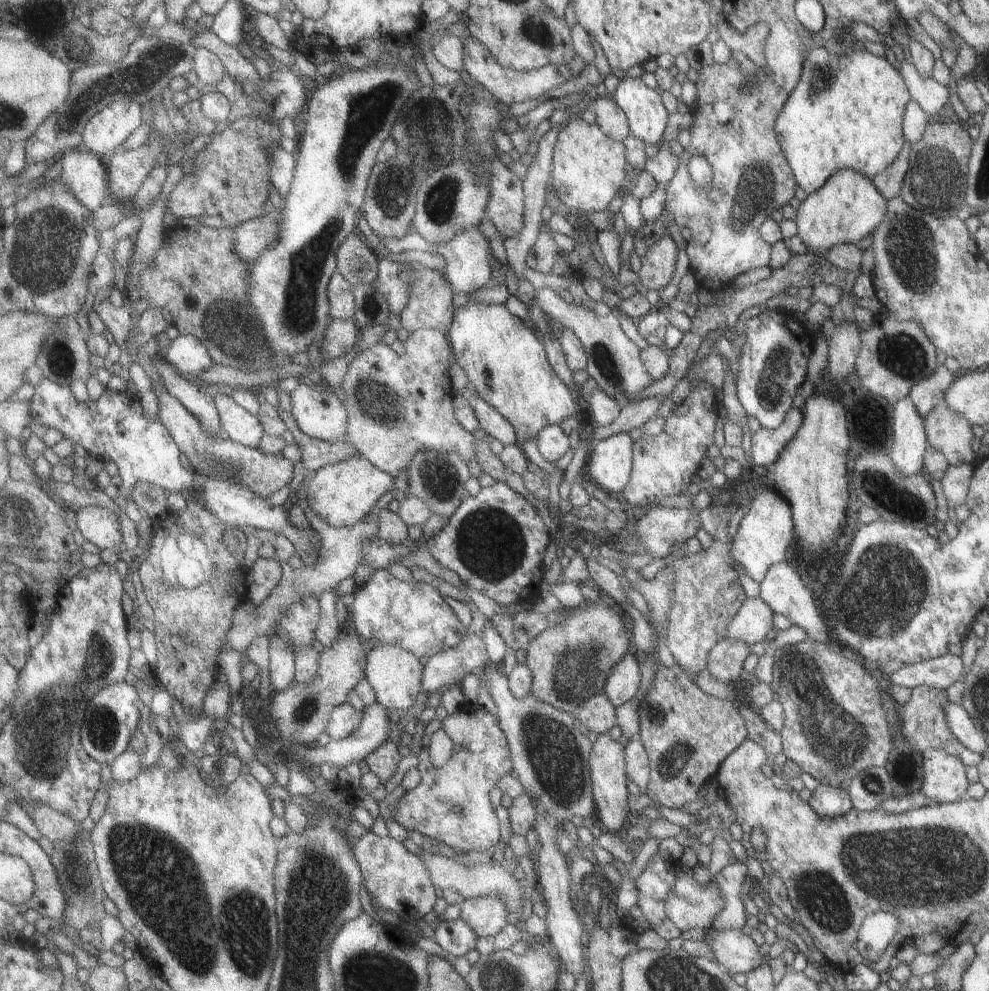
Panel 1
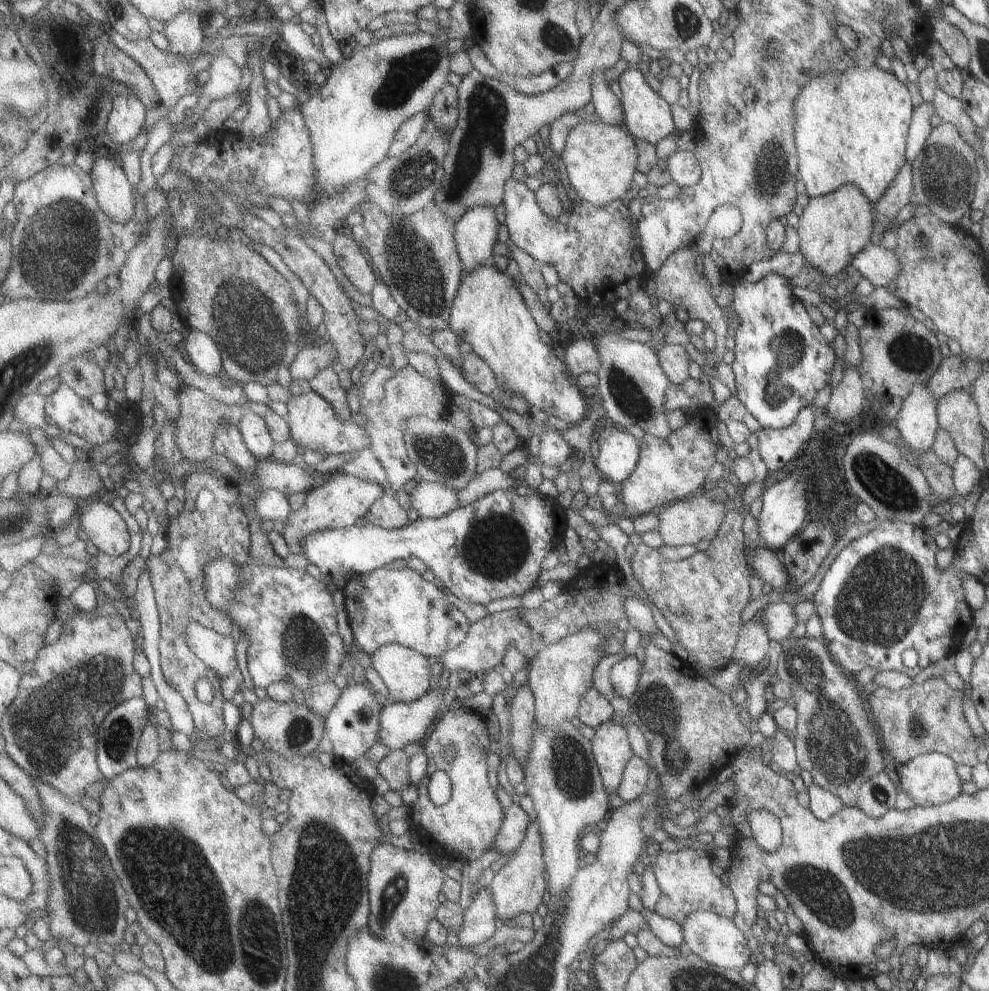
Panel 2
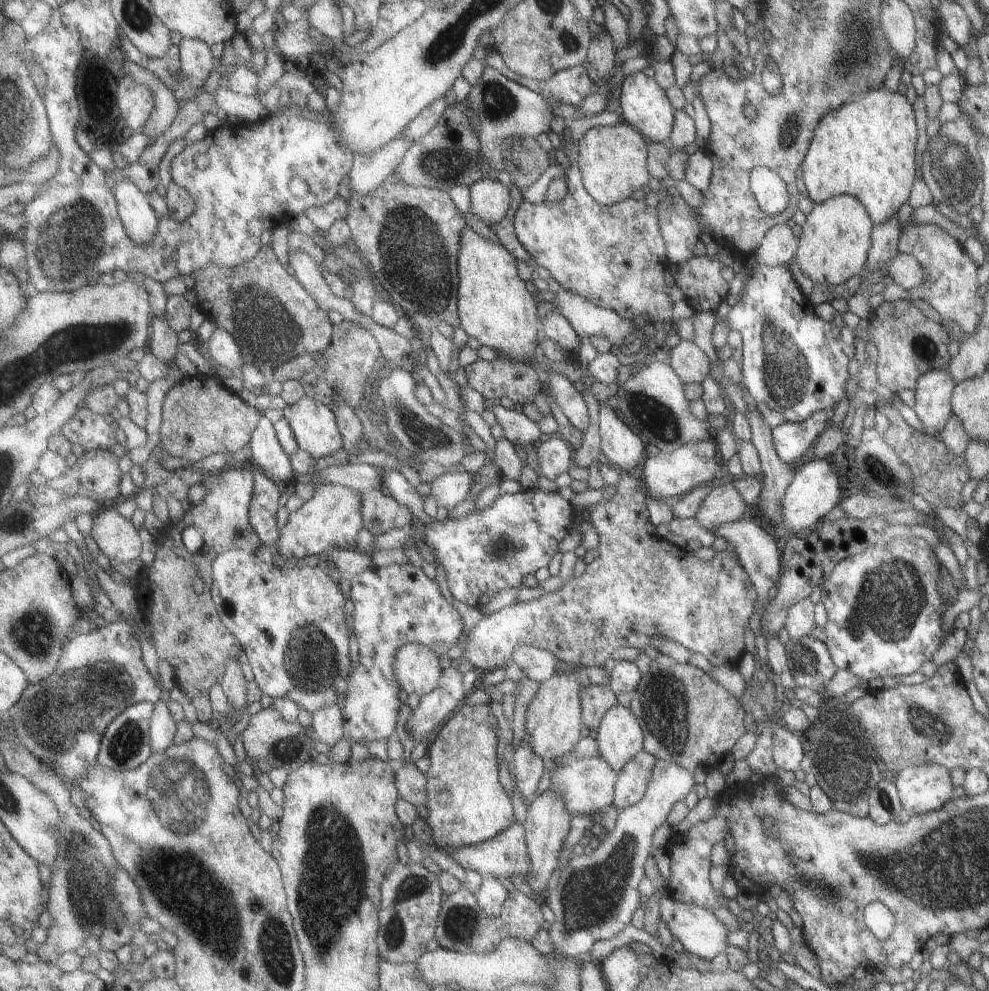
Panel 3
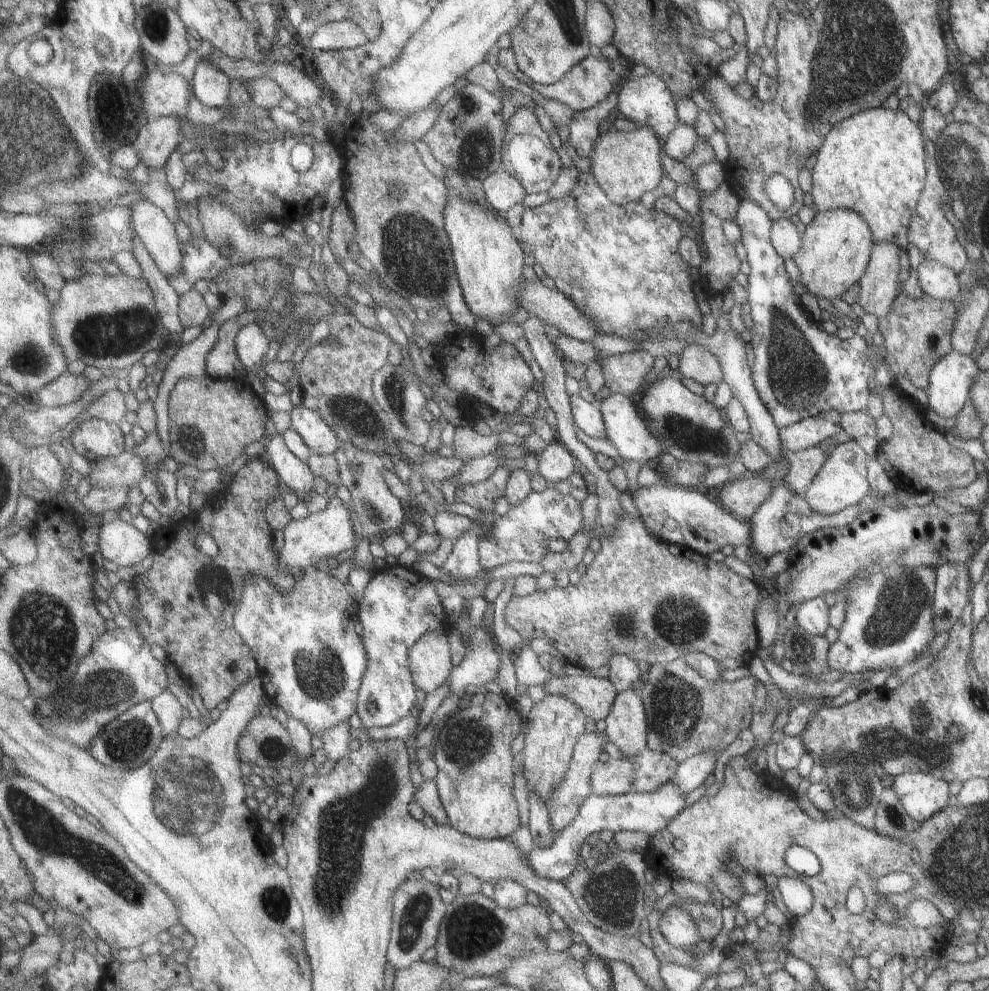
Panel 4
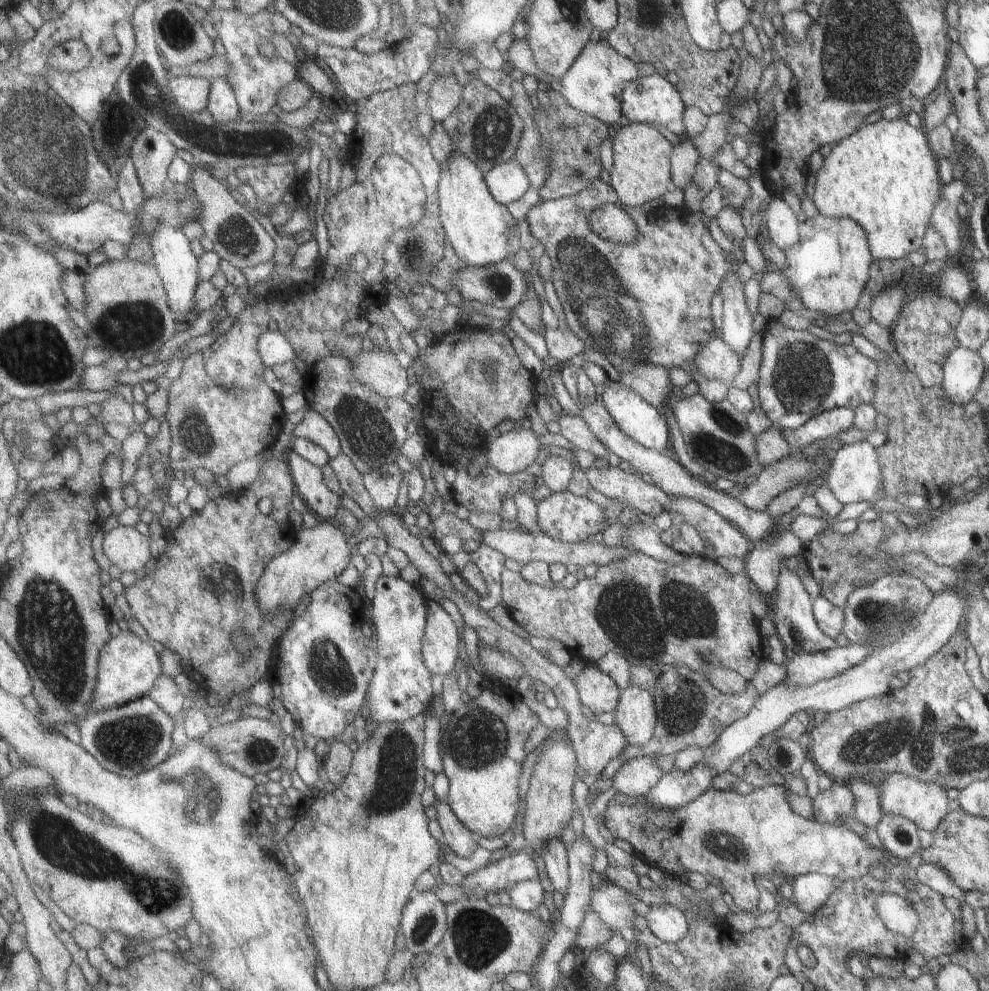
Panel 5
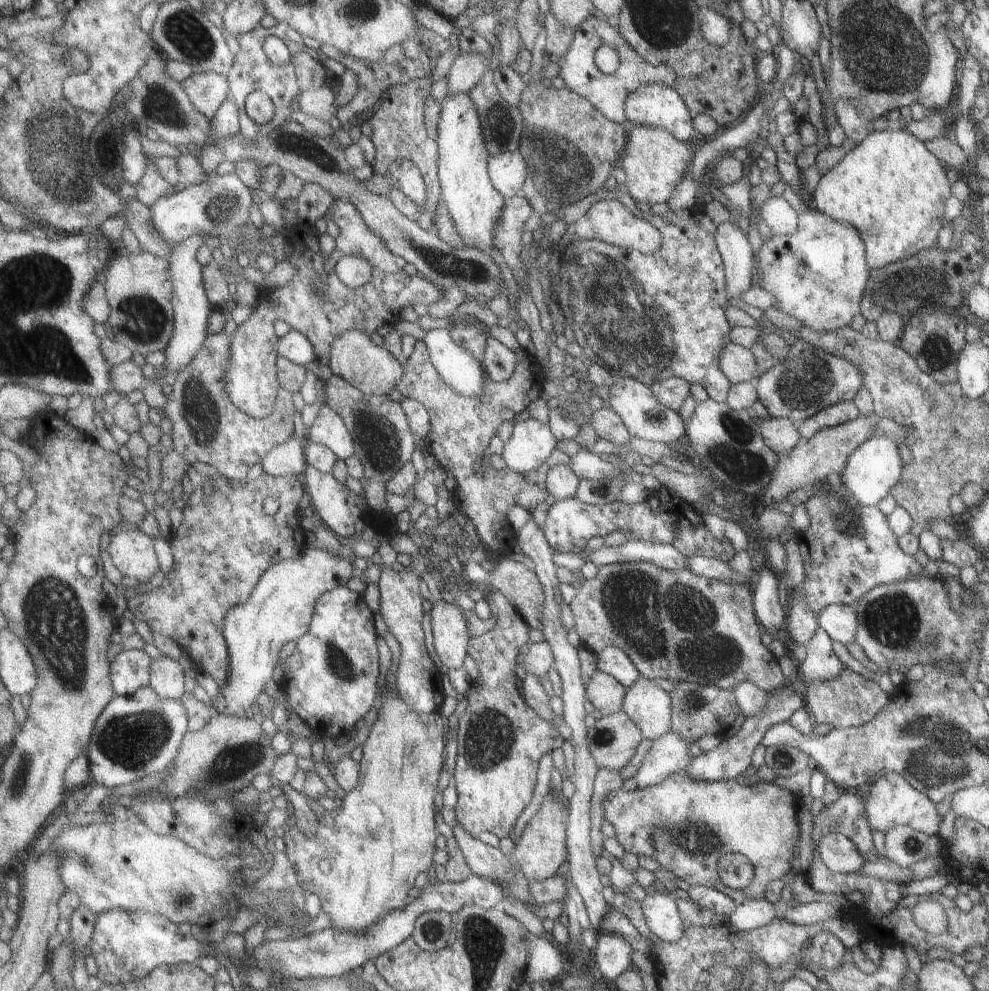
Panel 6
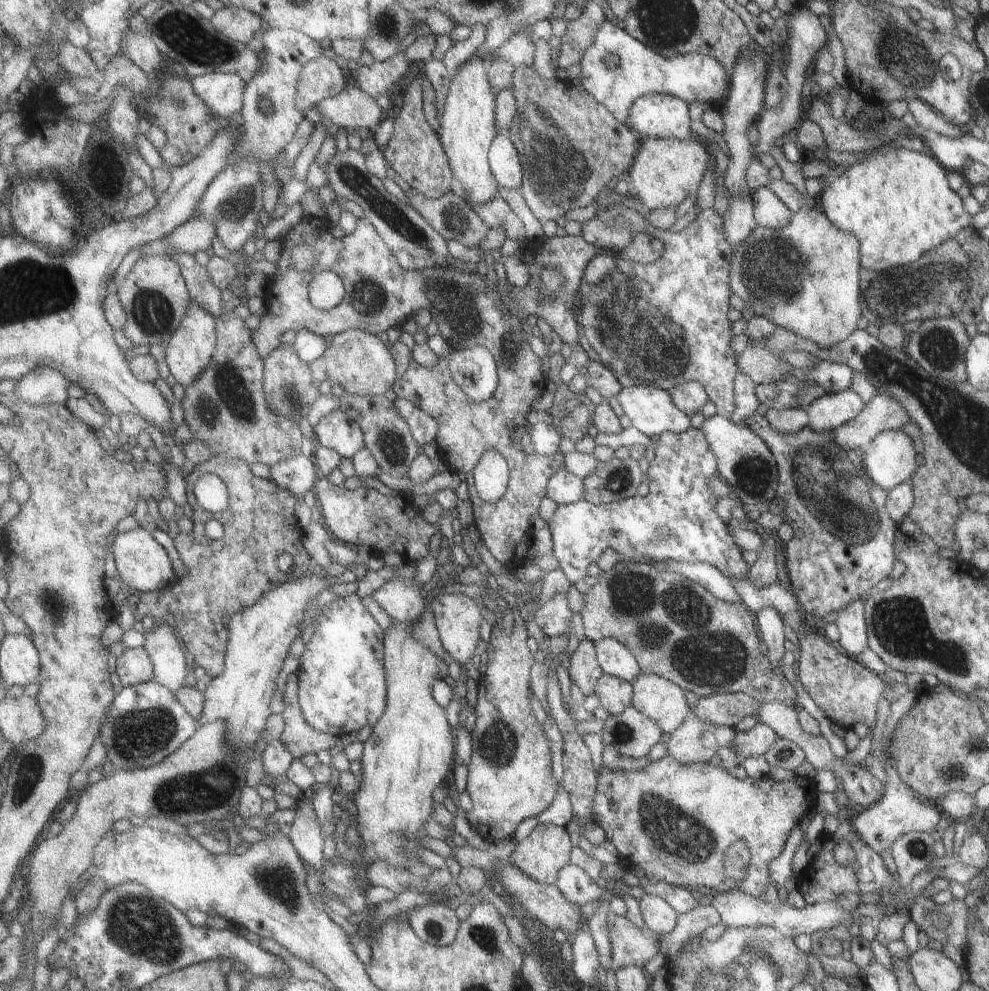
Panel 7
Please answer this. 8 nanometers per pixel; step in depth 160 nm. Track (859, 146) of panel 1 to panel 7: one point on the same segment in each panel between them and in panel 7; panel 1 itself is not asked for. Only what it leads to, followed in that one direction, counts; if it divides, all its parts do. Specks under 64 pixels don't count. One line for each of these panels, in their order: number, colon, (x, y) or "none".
2: (851, 126)
3: (865, 149)
4: (872, 163)
5: (883, 176)
6: (889, 187)
7: (897, 203)

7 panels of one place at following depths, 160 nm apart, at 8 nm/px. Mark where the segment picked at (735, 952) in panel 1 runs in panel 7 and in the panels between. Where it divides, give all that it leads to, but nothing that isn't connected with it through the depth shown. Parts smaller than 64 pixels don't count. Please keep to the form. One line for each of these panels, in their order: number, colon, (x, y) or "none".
2: (717, 939)
3: (702, 935)
4: (677, 925)
5: (669, 923)
6: (664, 919)
7: (659, 915)

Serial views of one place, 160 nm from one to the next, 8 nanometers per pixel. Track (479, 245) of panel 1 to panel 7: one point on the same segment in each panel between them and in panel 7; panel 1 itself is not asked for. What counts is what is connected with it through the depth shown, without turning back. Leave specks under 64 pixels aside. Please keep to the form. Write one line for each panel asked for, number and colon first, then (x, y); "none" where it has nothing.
2: (475, 235)
3: (490, 200)
4: (503, 191)
5: (509, 181)
6: (508, 170)
7: (504, 158)

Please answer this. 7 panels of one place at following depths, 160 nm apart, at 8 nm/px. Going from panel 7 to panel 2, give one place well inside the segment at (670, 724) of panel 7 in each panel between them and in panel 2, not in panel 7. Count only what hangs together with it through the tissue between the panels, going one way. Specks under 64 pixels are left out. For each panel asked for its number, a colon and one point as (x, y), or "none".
2: (611, 748)
3: (620, 738)
4: (627, 724)
5: (636, 714)
6: (650, 707)

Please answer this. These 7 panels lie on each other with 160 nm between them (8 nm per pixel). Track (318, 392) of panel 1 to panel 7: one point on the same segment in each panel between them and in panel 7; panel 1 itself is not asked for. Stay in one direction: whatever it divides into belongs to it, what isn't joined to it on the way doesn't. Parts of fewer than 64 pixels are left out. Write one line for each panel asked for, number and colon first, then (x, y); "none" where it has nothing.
2: (315, 425)
3: (314, 423)
4: (312, 427)
5: (314, 426)
6: (328, 429)
7: (336, 430)

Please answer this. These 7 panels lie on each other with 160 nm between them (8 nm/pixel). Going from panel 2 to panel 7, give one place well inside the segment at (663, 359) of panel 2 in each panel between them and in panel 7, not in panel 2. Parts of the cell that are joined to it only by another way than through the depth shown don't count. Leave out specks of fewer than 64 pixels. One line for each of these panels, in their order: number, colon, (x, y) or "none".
3: (691, 364)
4: (697, 362)
5: (717, 360)
6: (738, 363)
7: (760, 365)

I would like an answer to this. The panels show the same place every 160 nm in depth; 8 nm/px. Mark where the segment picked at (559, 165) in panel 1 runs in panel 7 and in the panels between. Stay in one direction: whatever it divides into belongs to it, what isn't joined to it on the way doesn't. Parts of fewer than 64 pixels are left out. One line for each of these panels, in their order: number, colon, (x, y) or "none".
2: (601, 160)
3: (613, 160)
4: (626, 163)
5: (642, 157)
6: (654, 162)
7: (665, 171)

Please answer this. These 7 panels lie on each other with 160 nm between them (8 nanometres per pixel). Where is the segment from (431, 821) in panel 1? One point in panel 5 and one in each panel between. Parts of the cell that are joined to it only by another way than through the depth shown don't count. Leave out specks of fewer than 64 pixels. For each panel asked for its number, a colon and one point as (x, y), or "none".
2: (468, 824)
3: (463, 753)
4: (472, 748)
5: (484, 741)

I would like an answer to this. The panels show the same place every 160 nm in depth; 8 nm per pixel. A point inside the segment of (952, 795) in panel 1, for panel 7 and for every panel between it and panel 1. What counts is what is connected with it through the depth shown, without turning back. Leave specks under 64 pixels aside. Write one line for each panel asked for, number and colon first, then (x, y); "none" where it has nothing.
2: (928, 779)
3: (924, 787)
4: (921, 794)
5: (925, 804)
6: (890, 801)
7: (898, 811)

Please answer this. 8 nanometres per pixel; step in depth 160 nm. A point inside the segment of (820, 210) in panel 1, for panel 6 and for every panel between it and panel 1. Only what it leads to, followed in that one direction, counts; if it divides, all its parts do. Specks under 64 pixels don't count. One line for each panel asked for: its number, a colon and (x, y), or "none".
2: (832, 227)
3: (835, 237)
4: (834, 249)
5: (827, 268)
6: (817, 275)

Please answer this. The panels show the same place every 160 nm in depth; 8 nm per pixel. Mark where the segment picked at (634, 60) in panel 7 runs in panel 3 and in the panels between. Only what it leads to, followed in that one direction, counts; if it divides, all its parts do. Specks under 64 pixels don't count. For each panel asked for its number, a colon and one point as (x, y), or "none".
3: (573, 85)
4: (592, 81)
5: (595, 83)
6: (607, 92)

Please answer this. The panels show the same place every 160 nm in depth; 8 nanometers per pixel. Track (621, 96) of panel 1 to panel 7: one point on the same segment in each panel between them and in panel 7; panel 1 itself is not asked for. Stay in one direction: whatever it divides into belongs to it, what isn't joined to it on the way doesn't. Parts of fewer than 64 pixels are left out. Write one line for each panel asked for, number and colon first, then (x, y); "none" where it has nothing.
2: (648, 116)
3: (644, 105)
4: (647, 100)
5: (654, 99)
6: (656, 104)
7: (664, 116)

